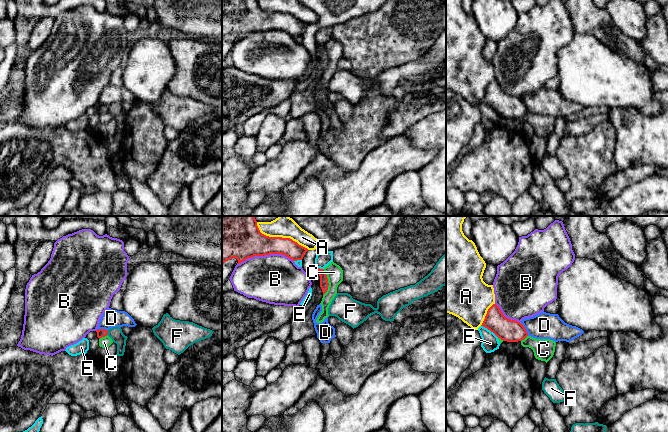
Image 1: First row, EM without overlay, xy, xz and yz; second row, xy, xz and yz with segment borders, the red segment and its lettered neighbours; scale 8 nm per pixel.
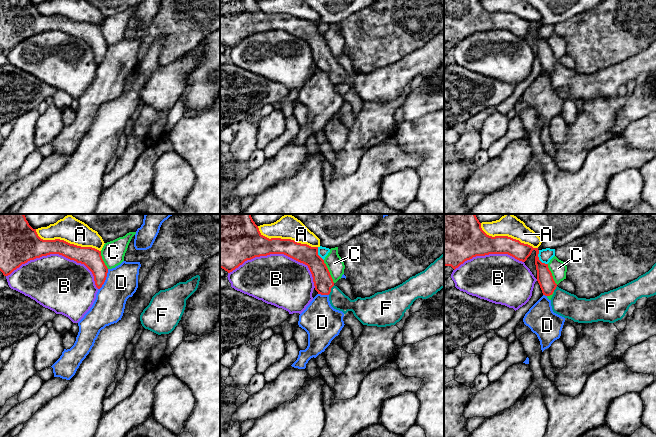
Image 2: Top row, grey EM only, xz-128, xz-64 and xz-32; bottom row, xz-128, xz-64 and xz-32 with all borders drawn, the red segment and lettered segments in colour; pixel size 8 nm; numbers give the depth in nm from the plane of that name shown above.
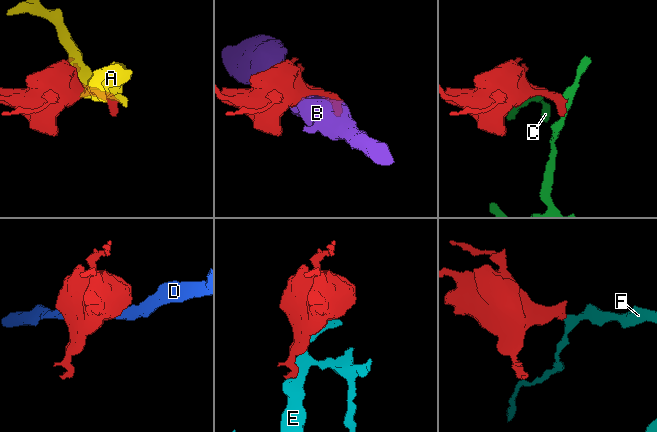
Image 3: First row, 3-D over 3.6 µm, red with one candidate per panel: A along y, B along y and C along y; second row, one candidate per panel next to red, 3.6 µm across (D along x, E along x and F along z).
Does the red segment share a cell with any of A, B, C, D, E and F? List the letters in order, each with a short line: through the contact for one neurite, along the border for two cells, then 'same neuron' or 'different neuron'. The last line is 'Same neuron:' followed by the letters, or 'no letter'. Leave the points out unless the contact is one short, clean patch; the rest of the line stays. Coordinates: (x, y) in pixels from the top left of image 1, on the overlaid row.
A: different neuron
B: different neuron
C: line xz (324, 269), (327, 275), (328, 289), (323, 295); different neuron
D: line yz (520, 323), (528, 335); different neuron
E: different neuron
F: line xy (101, 333), (107, 332), (115, 333); same neuron
Same neuron: F

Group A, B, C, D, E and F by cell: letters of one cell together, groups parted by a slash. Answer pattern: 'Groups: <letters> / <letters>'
Groups: A / B / C / D / E / F

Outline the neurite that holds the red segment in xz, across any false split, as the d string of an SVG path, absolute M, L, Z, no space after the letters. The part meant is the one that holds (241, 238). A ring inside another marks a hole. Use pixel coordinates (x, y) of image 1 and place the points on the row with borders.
M222 216L222 263L236 258L237 264L254 256L282 254L302 260L307 248L290 238L262 234L254 216Z

